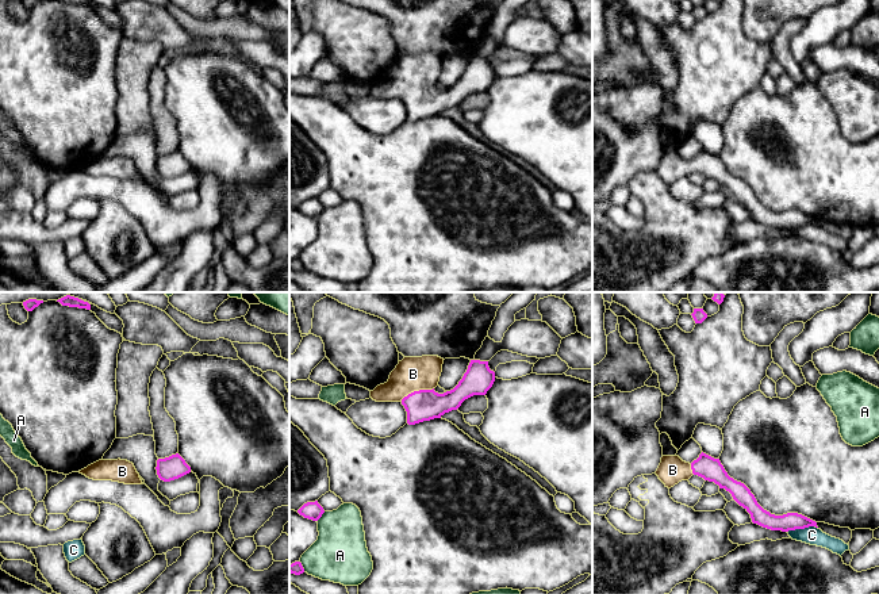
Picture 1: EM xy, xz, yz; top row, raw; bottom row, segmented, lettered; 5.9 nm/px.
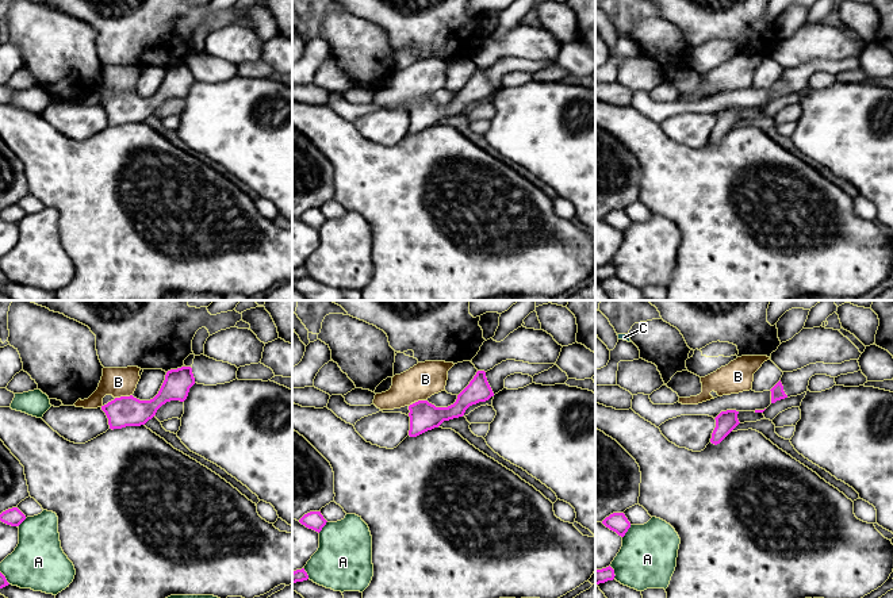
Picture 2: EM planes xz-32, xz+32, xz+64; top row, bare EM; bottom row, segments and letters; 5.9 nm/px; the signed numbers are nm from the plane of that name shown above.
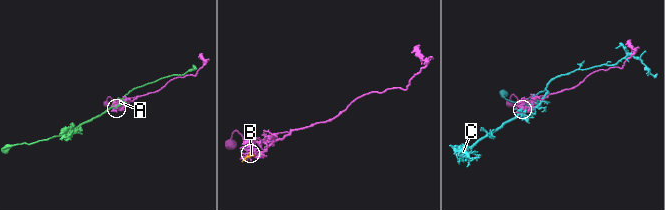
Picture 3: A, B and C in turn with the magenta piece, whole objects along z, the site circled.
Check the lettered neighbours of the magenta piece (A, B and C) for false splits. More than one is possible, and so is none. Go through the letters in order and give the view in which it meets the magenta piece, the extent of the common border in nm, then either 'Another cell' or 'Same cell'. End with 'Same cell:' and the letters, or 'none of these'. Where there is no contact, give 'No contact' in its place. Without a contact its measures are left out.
A: Touches magenta in xz. Shared border 80 nm. Another cell
B: Touches magenta in xz. Shared border 220 nm. Same cell
C: Touches magenta in yz. Shared border 190 nm. Another cell
Same cell: B

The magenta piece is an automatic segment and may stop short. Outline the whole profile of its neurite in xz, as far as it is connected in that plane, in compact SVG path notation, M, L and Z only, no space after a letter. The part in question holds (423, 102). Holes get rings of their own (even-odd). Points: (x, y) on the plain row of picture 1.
M438 53L404 54L391 69L388 78L371 88L371 95L376 99L400 99L407 108L407 120L415 122L457 107L473 92L485 92L495 78L495 69L490 66L488 58L471 57L458 81L450 88L438 91L434 85L438 83L442 61L444 55Z

